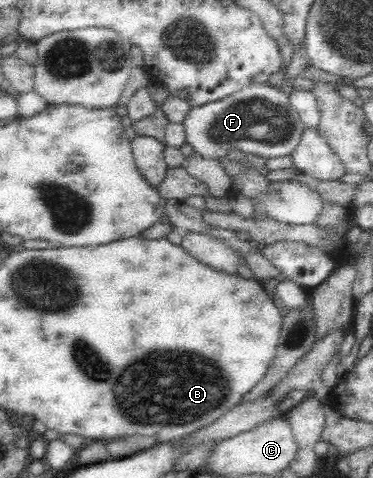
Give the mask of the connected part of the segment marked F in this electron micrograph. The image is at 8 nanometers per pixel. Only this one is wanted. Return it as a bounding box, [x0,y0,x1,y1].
[181,83,306,161]

